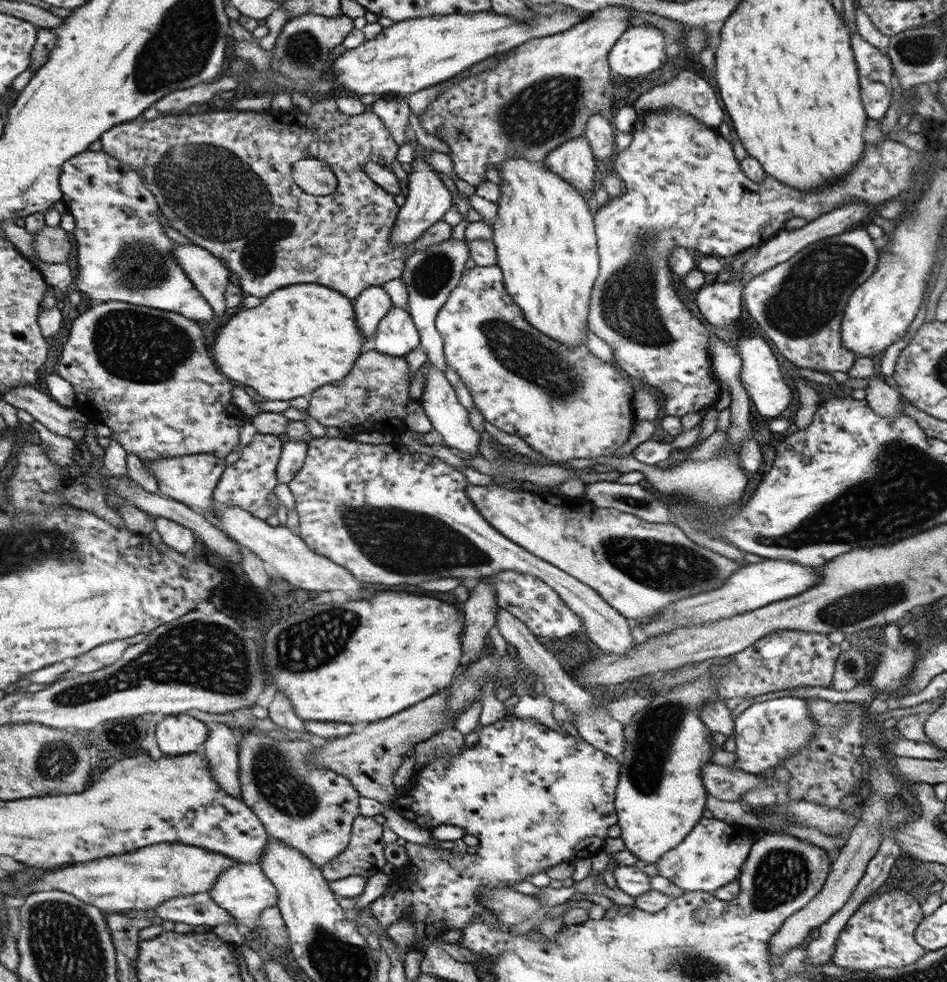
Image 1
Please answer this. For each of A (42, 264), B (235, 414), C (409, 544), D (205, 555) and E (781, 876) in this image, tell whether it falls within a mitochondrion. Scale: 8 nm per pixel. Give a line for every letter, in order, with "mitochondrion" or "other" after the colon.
A: other
B: other
C: mitochondrion
D: other
E: mitochondrion

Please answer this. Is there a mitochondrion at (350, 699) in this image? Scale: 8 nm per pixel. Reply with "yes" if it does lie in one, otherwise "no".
no

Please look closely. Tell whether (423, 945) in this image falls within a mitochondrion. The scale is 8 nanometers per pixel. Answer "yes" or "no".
no

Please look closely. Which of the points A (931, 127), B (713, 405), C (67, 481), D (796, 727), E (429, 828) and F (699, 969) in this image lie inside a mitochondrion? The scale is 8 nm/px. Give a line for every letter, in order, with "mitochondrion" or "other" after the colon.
A: other
B: other
C: other
D: mitochondrion
E: other
F: mitochondrion

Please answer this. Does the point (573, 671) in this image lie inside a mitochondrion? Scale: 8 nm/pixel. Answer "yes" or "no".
no

